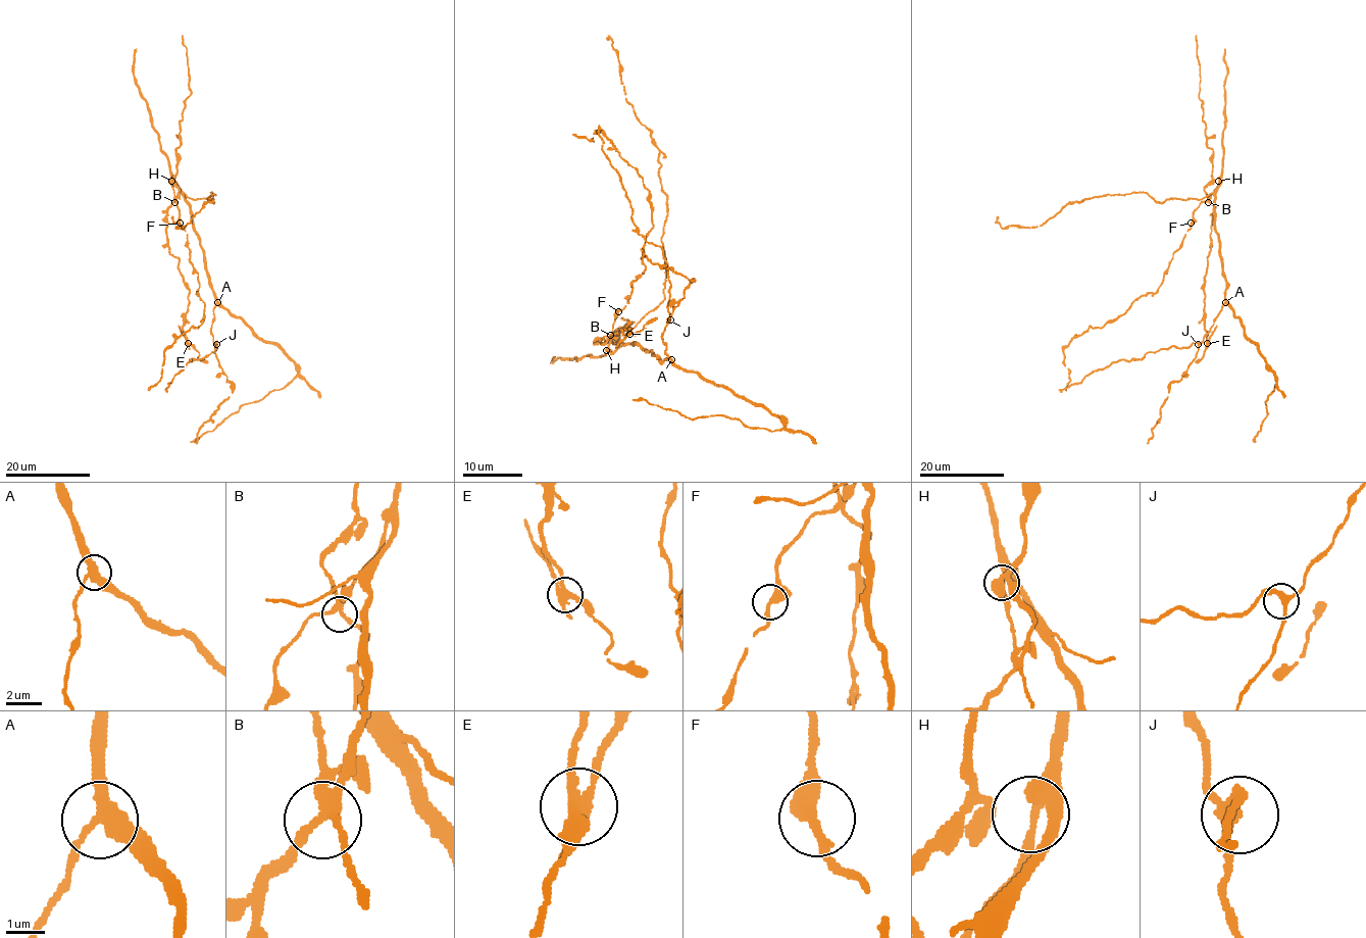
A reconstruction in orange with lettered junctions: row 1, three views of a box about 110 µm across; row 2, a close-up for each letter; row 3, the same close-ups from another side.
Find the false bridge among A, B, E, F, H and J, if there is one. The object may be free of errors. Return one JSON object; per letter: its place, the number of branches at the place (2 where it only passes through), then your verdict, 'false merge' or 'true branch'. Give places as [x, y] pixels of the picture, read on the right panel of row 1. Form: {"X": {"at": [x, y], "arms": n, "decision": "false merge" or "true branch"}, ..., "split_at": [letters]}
{"A": {"at": [1225, 302], "arms": 3, "decision": "true branch"}, "B": {"at": [1208, 202], "arms": 4, "decision": "true branch"}, "E": {"at": [1207, 343], "arms": 4, "decision": "false merge"}, "F": {"at": [1191, 223], "arms": 3, "decision": "true branch"}, "H": {"at": [1218, 181], "arms": 3, "decision": "true branch"}, "J": {"at": [1198, 344], "arms": 3, "decision": "true branch"}, "split_at": ["E"]}

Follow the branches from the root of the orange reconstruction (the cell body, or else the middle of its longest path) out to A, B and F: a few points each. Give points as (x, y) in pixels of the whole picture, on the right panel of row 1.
A: (1214, 212), (1214, 231), (1218, 236), (1226, 281), (1225, 302)
B: (1214, 212), (1214, 191), (1221, 181), (1208, 202)
F: (1214, 212), (1214, 191), (1221, 181), (1194, 212), (1191, 223)

